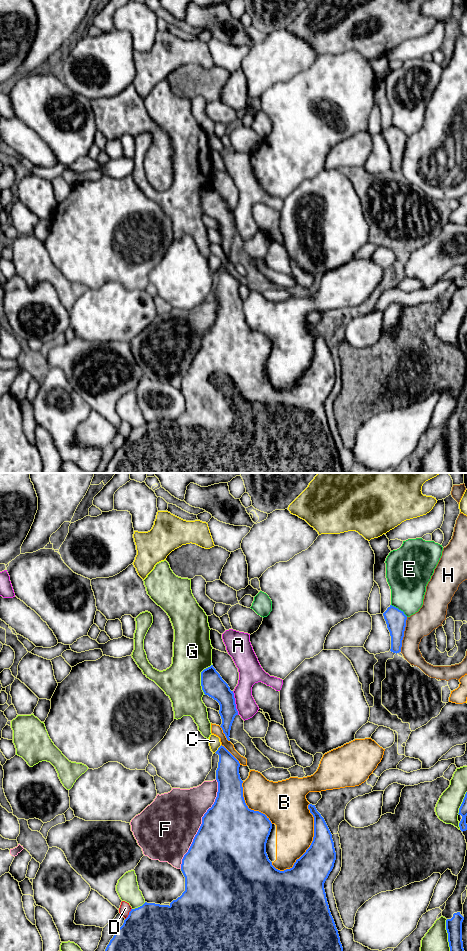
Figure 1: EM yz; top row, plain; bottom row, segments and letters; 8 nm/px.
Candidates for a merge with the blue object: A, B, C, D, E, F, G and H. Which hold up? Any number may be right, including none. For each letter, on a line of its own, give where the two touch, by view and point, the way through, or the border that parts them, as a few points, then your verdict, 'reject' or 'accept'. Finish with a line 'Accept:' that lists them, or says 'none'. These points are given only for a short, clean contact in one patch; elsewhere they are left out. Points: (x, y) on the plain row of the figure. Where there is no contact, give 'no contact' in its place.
A: yz (234, 223) | across yz (213, 205), (234, 223), (242, 223), (246, 226) | accept
B: yz (312, 361) | reject
C: yz (218, 269) | reject
D: yz (129, 434) | reject
E: yz (398, 129) | reject
F: yz (201, 344) | reject
G: yz (201, 198) | reject
H: yz (403, 154) | reject
Accept: A

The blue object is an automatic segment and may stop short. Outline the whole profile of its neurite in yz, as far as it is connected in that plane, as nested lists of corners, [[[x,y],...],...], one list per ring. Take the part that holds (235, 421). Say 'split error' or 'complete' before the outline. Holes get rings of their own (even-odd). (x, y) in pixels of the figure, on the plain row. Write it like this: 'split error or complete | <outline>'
complete | [[[222,265],[215,273],[219,275],[217,317],[202,337],[202,344],[182,379],[185,411],[169,425],[145,422],[131,429],[103,473],[344,473],[324,409],[336,380],[332,354],[324,338],[315,325],[308,325],[314,337],[313,361],[292,388],[276,389],[266,373],[271,341],[246,325],[239,281]]]

